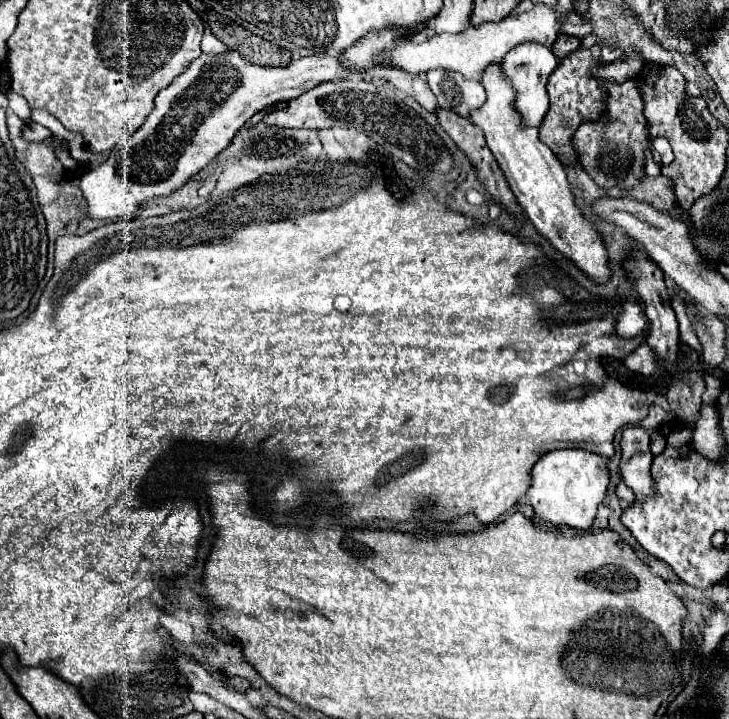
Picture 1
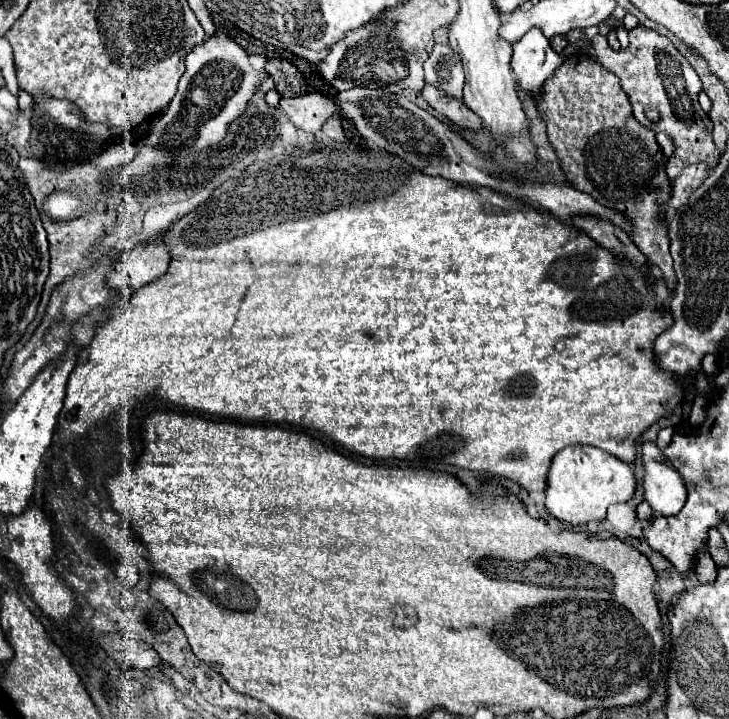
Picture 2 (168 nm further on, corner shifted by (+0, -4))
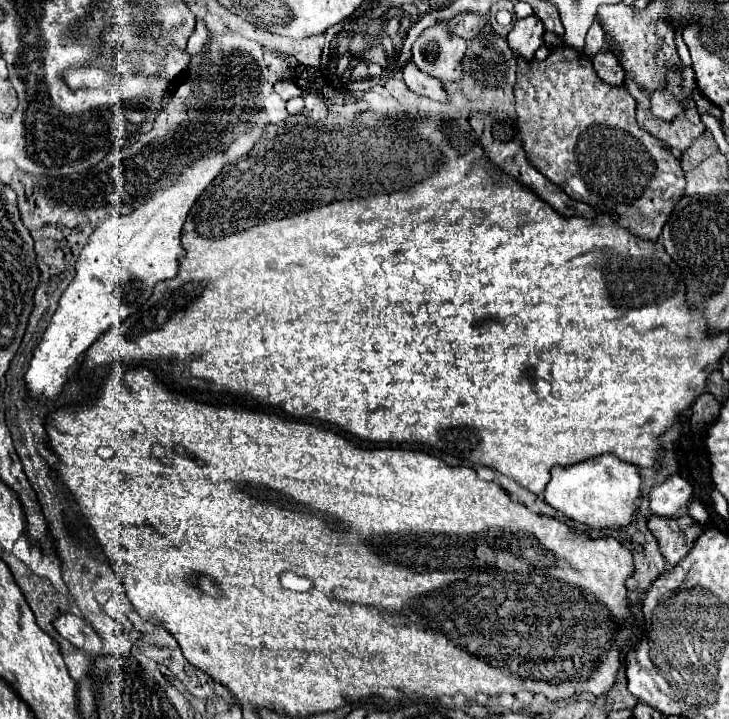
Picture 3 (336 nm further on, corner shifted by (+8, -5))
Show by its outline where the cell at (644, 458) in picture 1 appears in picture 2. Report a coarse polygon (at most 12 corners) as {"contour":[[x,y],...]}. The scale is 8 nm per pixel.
{"contour":[[644,443],[644,499],[654,515],[678,515],[682,475],[654,443]]}

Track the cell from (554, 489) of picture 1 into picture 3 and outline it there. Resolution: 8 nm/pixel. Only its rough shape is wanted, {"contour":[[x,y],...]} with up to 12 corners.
{"contour":[[602,454],[552,468],[544,498],[590,528],[624,526],[636,466]]}

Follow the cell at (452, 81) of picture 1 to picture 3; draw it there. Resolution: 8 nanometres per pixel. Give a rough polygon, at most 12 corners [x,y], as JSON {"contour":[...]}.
{"contour":[[428,28],[412,62],[442,82],[464,76],[466,40]]}

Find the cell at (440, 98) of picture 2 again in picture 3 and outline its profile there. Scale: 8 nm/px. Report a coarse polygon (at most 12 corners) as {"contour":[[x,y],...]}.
{"contour":[[414,62],[402,68],[412,92],[450,102],[442,82],[420,72]]}

